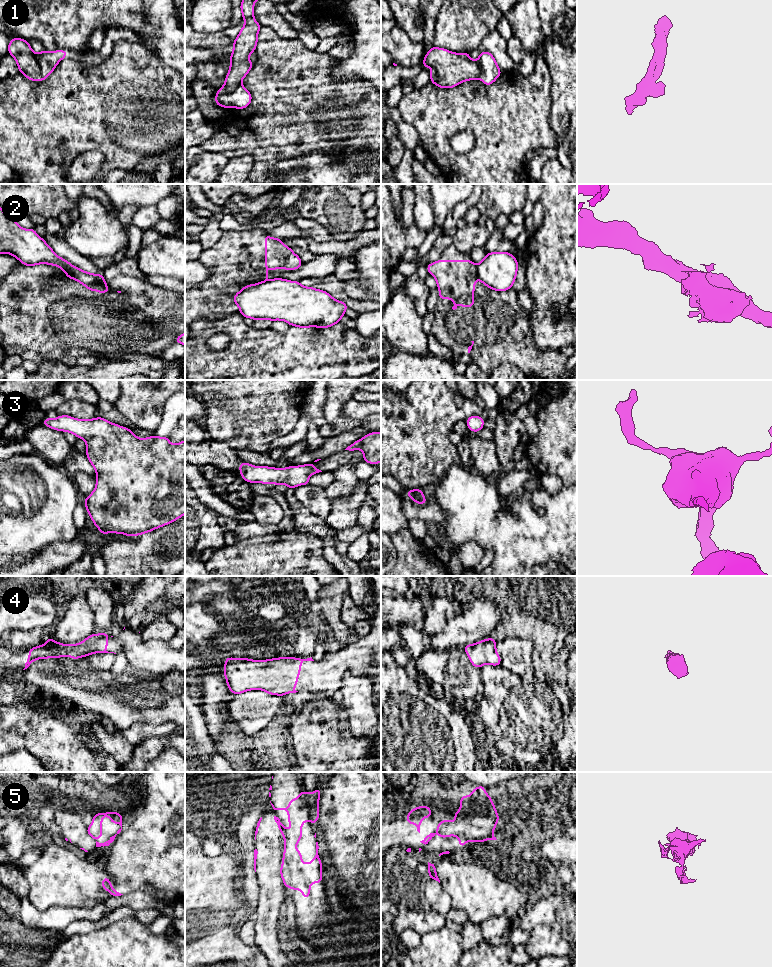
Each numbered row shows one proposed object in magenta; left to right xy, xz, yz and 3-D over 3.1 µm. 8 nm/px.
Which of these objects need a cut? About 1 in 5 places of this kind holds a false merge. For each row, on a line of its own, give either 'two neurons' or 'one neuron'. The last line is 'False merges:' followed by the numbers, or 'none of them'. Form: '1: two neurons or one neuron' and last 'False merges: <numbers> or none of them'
1: two neurons
2: two neurons
3: one neuron
4: one neuron
5: one neuron
False merges: 1, 2

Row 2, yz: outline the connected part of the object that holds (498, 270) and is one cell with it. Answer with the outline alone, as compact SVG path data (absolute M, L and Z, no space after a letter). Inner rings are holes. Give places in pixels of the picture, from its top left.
M508 252L487 253L477 265L477 277L494 291L506 291L514 284L518 266L515 256Z

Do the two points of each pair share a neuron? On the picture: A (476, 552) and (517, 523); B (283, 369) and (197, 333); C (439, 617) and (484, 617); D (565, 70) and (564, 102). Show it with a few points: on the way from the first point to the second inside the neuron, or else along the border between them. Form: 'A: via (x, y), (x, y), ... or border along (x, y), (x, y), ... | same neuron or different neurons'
A: border along (459, 545), (465, 542), (476, 542), (485, 550) | different neurons
B: via (259, 369), (222, 369), (210, 357) | same neuron
C: border along (458, 606), (455, 613), (436, 634) | different neurons
D: via (565, 78), (566, 94) | same neuron

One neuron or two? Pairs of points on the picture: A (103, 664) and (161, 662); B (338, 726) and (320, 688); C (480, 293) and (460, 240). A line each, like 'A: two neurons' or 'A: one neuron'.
A: two neurons
B: two neurons
C: two neurons

